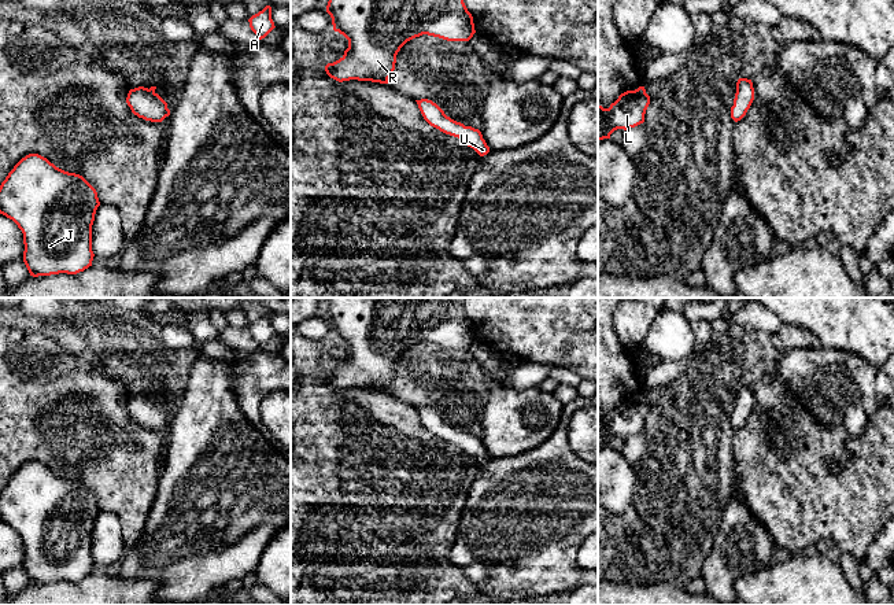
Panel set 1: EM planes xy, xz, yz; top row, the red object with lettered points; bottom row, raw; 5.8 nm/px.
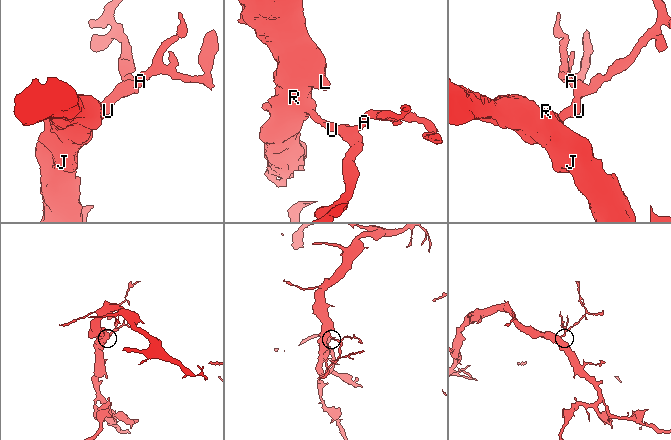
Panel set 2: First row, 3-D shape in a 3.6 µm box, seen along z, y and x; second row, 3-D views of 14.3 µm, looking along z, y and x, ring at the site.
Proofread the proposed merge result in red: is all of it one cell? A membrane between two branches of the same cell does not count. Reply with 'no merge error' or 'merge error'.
no merge error

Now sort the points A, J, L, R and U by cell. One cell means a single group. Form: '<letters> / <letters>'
A J L R U

